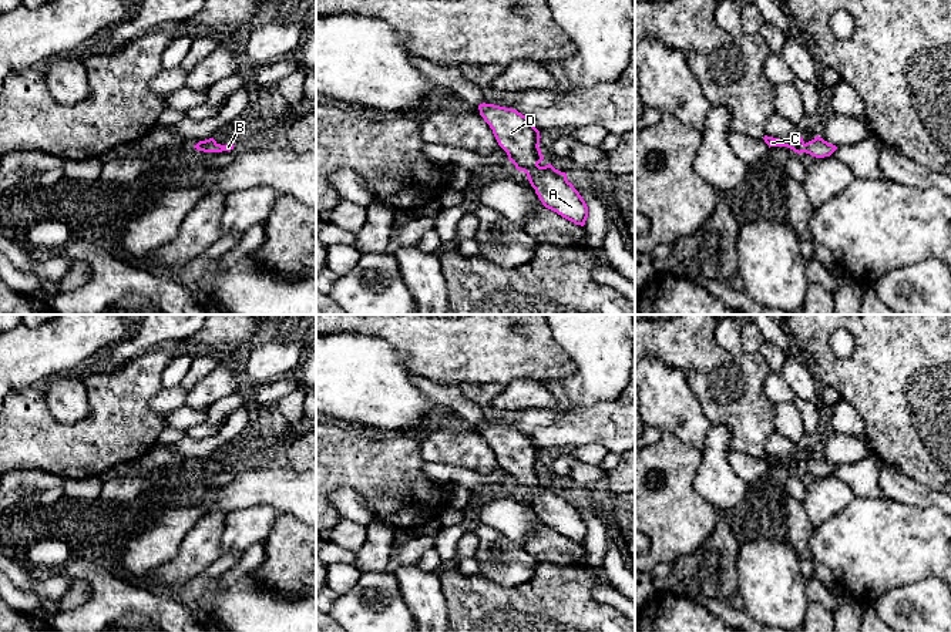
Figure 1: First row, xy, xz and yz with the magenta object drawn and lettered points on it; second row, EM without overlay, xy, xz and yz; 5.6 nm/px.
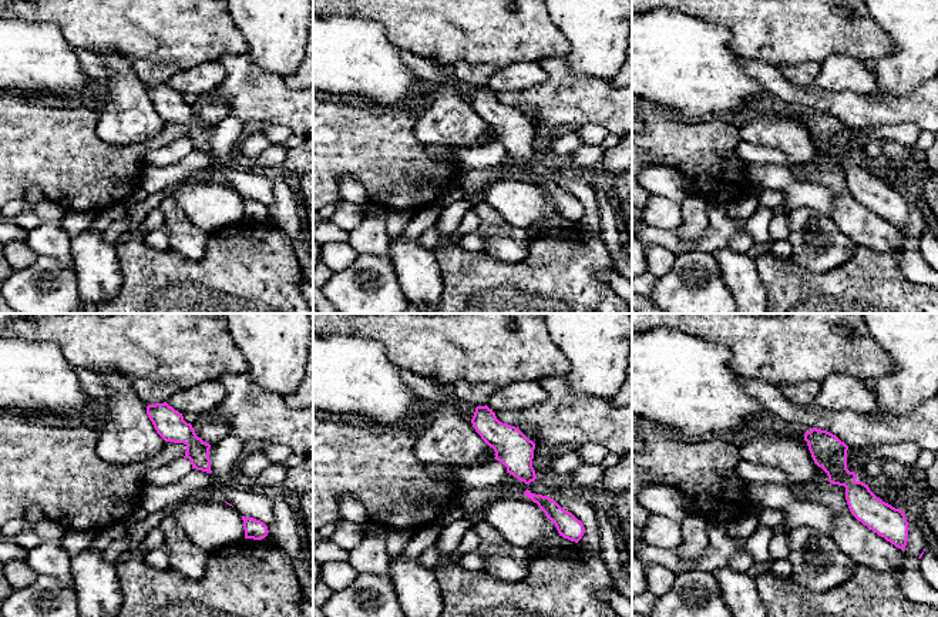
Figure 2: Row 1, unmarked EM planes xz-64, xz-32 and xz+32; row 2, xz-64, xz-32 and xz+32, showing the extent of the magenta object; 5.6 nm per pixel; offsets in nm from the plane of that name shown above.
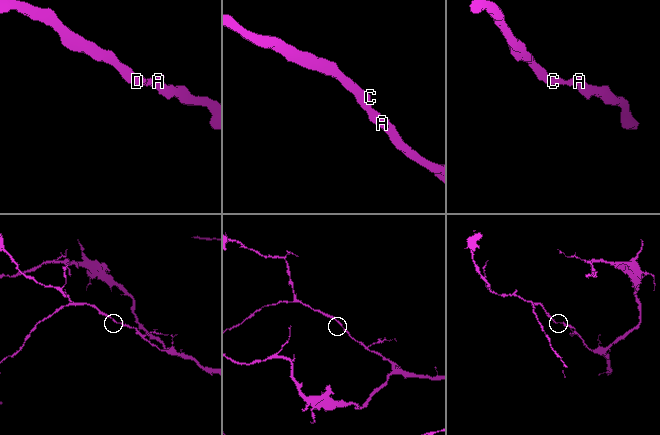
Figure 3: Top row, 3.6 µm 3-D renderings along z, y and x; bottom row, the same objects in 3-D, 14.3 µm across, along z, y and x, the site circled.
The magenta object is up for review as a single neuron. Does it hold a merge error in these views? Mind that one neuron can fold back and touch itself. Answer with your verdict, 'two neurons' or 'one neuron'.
one neuron

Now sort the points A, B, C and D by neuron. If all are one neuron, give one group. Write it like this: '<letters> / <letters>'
A B C D

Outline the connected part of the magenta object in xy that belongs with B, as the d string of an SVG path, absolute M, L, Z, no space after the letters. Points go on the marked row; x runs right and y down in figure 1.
M214 138L199 141L194 148L204 152L222 152L233 149L233 144L221 145Z

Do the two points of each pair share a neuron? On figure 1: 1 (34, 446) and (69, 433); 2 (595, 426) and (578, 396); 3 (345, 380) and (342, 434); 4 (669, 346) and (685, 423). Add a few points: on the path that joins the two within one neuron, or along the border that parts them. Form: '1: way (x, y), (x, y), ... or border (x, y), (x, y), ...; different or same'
1: way (43, 444), (57, 444), (60, 441); same
2: border (561, 382), (565, 397), (575, 406), (617, 399); different
3: border (339, 419), (375, 430); different
4: border (649, 356), (676, 367), (695, 394); different

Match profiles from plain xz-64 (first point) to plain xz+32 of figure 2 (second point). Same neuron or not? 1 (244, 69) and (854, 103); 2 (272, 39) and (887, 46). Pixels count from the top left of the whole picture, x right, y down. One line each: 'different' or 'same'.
1: same
2: different

